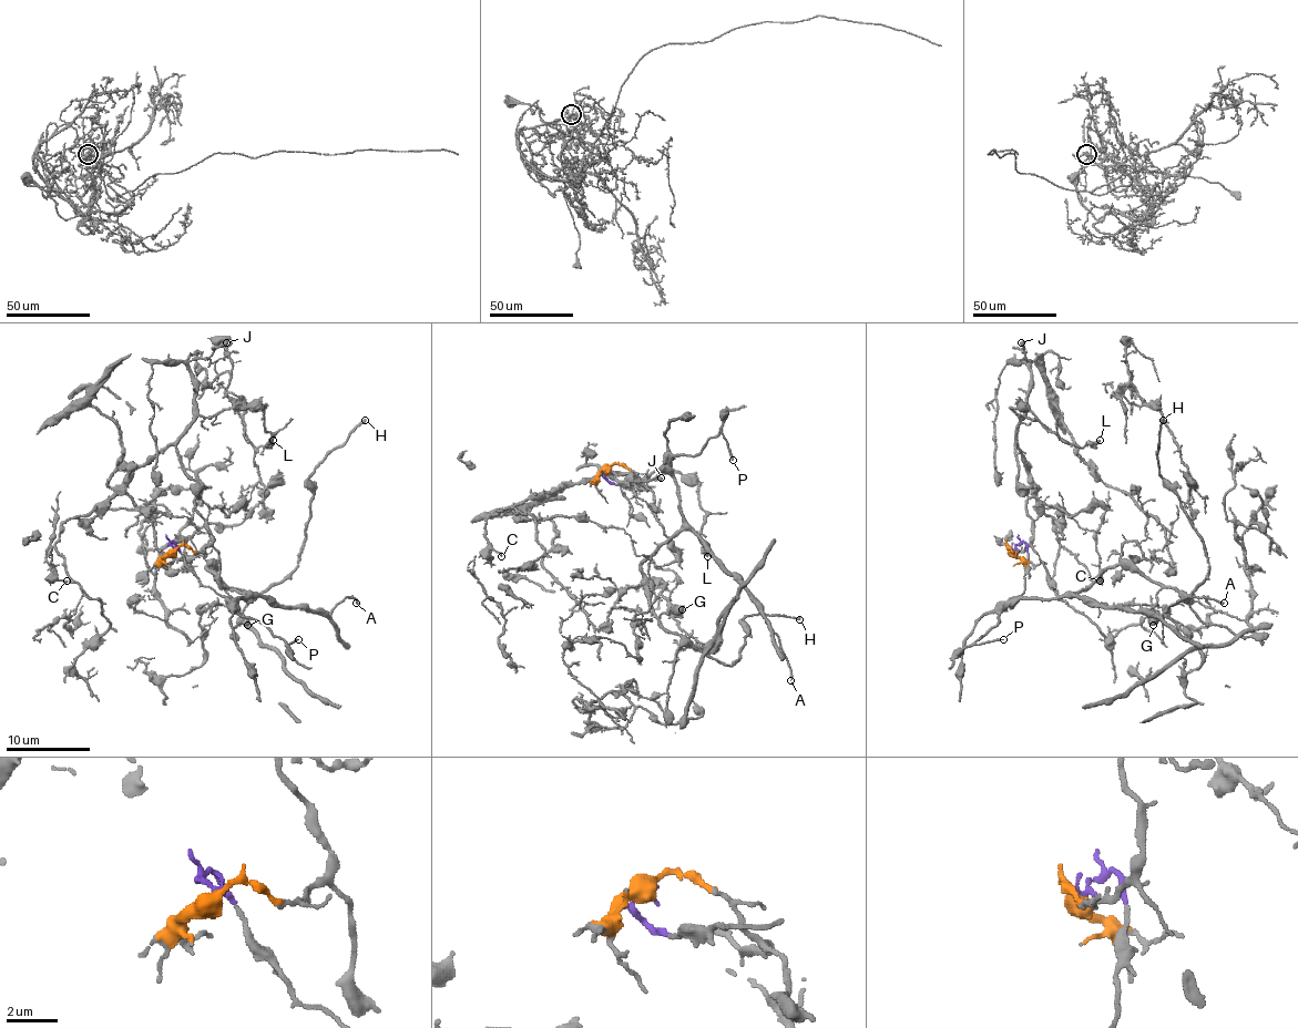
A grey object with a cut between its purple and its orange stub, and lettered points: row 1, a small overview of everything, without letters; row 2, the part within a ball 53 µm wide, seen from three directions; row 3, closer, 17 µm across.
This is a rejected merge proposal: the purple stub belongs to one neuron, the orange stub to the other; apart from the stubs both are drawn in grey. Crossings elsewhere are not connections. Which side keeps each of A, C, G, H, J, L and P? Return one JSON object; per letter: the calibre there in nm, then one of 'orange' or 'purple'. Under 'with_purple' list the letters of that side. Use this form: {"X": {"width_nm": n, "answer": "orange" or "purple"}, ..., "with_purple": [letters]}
{"A": {"width_nm": 170, "answer": "purple"}, "C": {"width_nm": 150, "answer": "orange"}, "G": {"width_nm": 650, "answer": "purple"}, "H": {"width_nm": 260, "answer": "purple"}, "J": {"width_nm": 280, "answer": "orange"}, "L": {"width_nm": 320, "answer": "orange"}, "P": {"width_nm": 170, "answer": "purple"}, "with_purple": ["A", "G", "H", "P"]}

